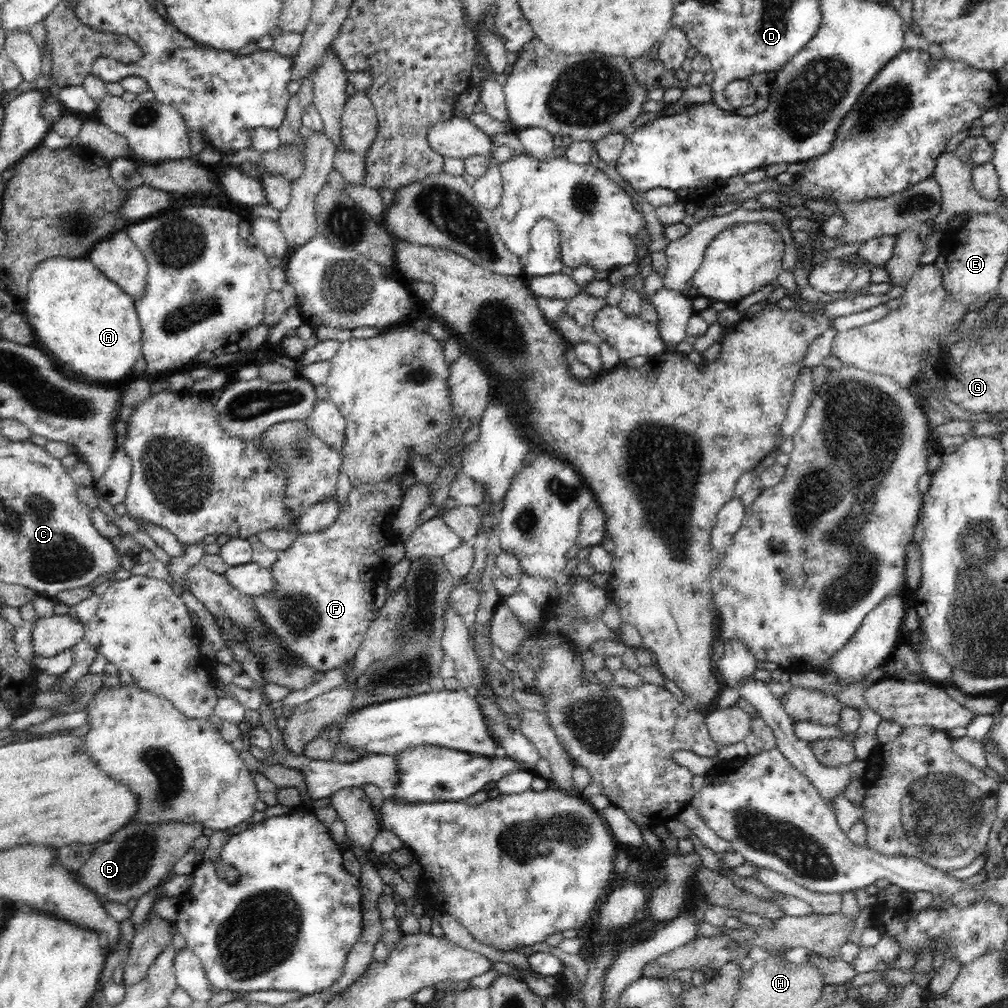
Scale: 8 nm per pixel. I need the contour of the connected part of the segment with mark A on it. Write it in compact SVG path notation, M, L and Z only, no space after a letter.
M57 256L43 260L31 273L27 289L27 295L24 297L24 314L30 323L30 327L33 329L36 341L42 341L47 346L48 351L54 353L56 359L64 364L68 364L72 371L82 373L84 378L95 383L98 383L98 380L108 380L108 385L112 385L110 382L114 382L114 380L124 380L126 382L126 380L132 378L132 370L138 359L142 357L142 328L140 327L137 310L135 309L135 300L123 292L117 284L108 280L108 277L102 274L88 258L72 259Z

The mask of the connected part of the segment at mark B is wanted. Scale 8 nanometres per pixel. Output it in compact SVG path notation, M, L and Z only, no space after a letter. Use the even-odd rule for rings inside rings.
M129 823L120 828L107 842L94 848L88 861L78 870L79 877L96 896L126 904L130 898L138 899L158 887L174 864L193 848L194 841L204 834L203 831L201 823Z

